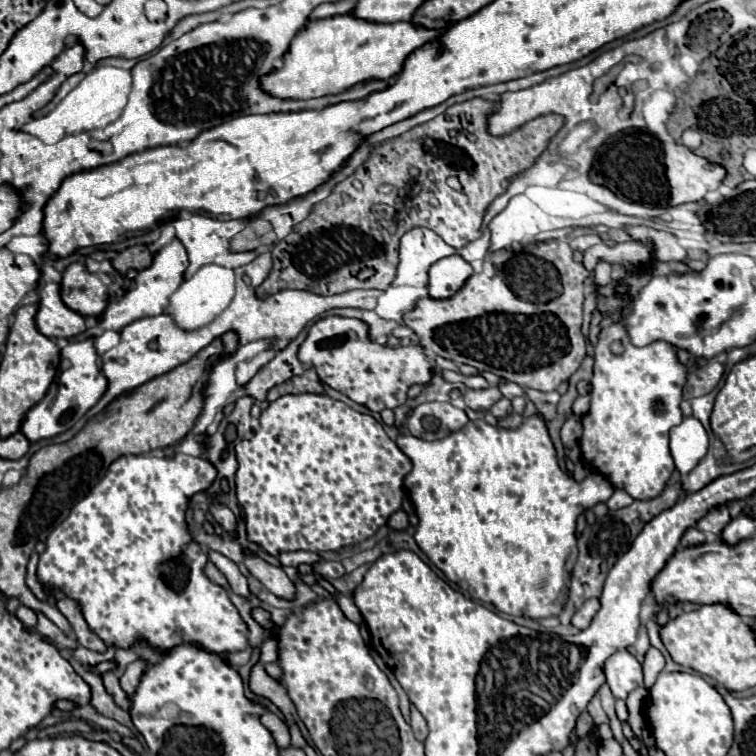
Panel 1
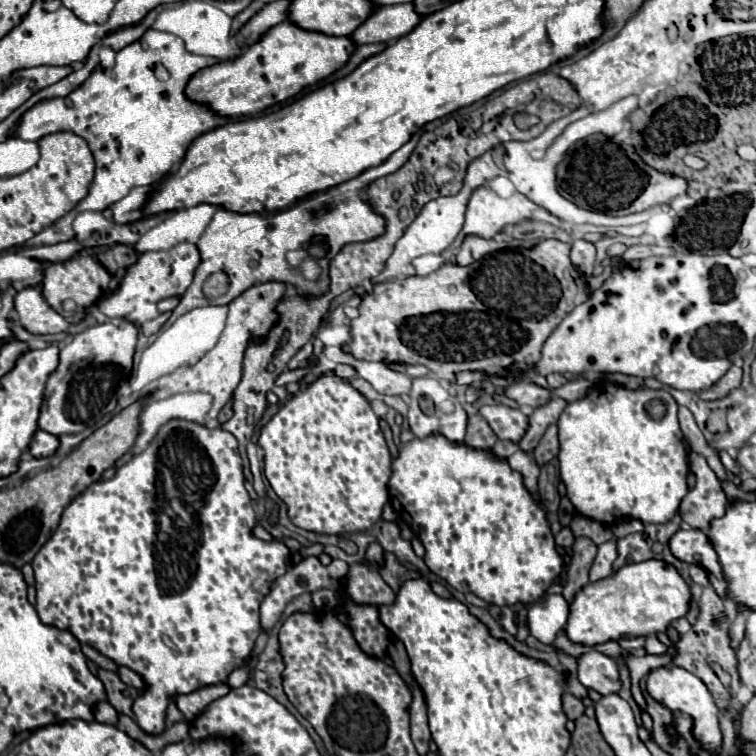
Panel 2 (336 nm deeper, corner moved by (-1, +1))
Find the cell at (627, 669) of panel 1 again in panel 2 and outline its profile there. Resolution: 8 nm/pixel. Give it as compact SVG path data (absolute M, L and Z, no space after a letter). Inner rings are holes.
M592 650L578 658L578 678L586 688L606 694L616 694L622 688L620 670L614 658Z

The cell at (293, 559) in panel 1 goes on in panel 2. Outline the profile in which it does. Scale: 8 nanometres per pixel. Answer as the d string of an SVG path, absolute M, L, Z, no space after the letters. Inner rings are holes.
M172 420L160 428L150 446L134 456L130 462L120 466L110 480L98 480L88 486L80 496L76 496L64 510L58 530L52 538L40 548L36 558L32 560L34 578L36 578L36 612L46 626L56 626L60 630L68 630L82 644L90 644L100 654L112 658L120 666L128 666L136 674L142 676L146 688L136 698L132 710L138 726L148 734L160 734L164 730L164 710L170 698L178 694L190 694L202 686L222 684L228 680L228 674L242 666L252 654L254 642L260 634L260 614L258 606L262 598L270 592L270 580L282 576L288 568L290 550L284 542L262 542L252 536L256 516L250 504L250 496L244 488L244 472L242 458L238 454L238 442L232 434L222 428L206 428L188 420Z

